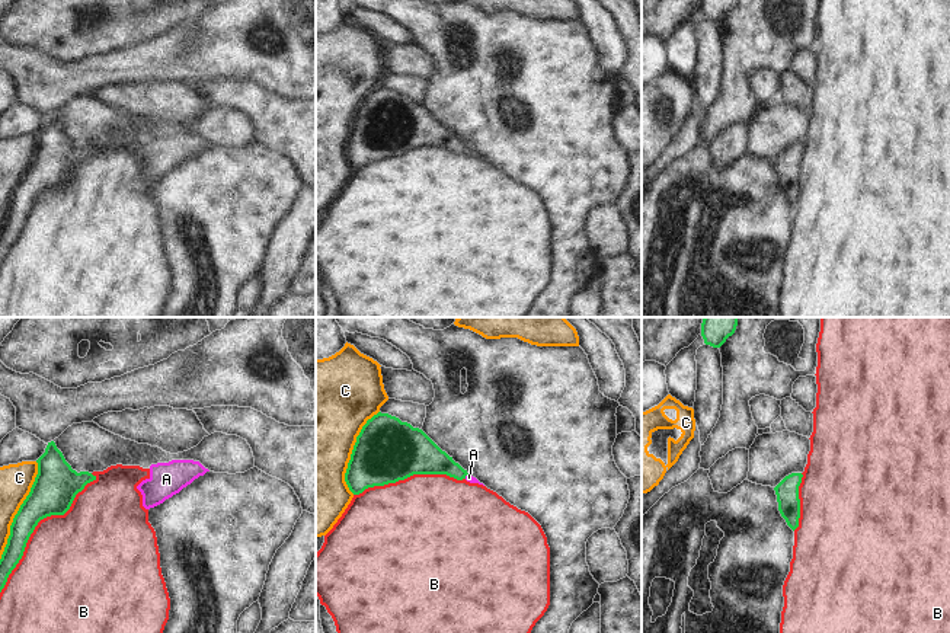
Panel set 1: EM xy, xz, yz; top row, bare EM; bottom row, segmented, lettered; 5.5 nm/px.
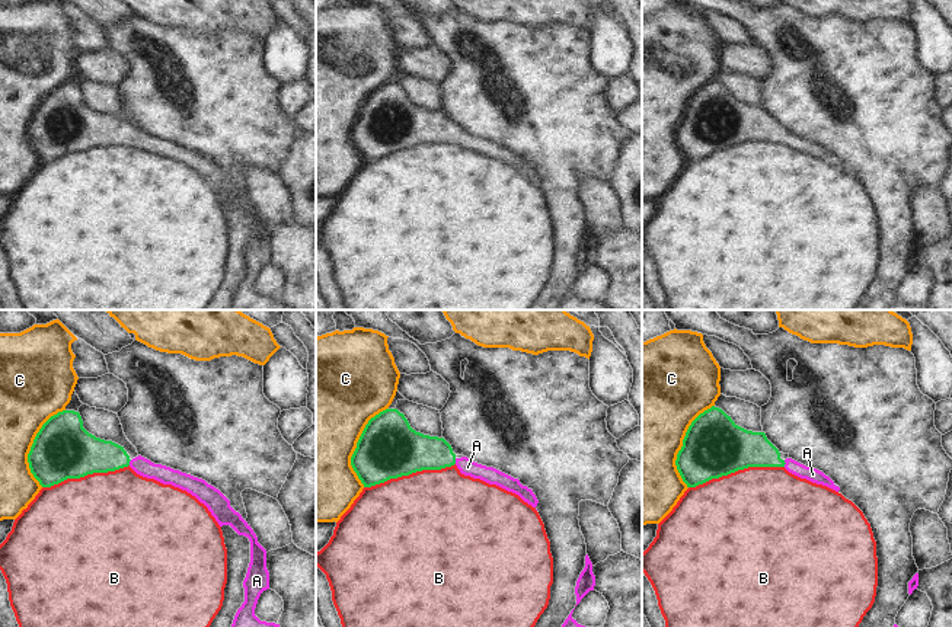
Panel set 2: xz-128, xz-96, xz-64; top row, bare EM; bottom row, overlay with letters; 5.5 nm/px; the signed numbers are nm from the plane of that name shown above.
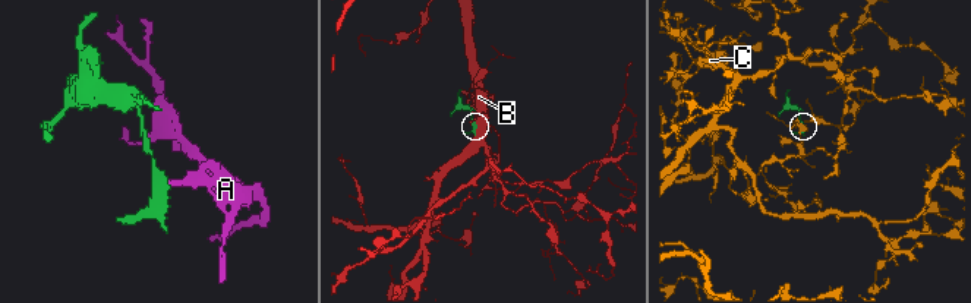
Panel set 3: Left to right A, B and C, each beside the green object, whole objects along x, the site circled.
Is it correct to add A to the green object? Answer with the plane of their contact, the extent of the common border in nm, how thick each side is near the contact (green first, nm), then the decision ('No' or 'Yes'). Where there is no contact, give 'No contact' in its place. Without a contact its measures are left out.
Touches green in xz. Shared border 40 nm. Thickness 190 nm (green) against 50 nm. Yes.

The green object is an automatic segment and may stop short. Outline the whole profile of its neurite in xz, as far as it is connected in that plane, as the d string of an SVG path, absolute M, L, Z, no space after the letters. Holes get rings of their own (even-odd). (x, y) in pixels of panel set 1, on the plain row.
M378 86L362 100L345 147L354 169L413 148L447 148L480 157L442 125L422 103Z

